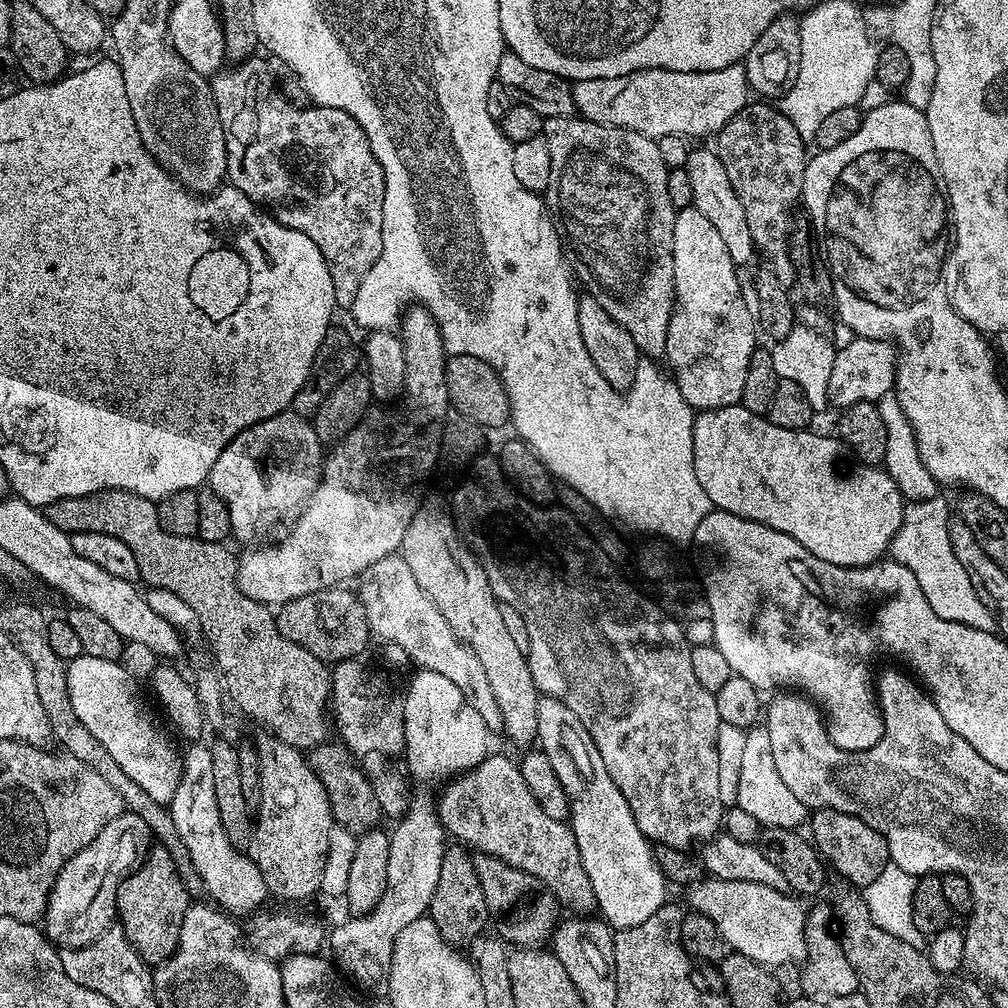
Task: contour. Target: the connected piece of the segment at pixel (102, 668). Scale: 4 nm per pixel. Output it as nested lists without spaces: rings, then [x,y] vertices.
[[[79,656],[67,661],[68,689],[74,714],[82,718],[82,726],[110,750],[114,762],[154,798],[154,802],[171,805],[174,790],[180,781],[181,753],[176,752],[168,736],[152,721],[142,697],[136,693],[137,681],[133,680],[119,662],[93,656]]]

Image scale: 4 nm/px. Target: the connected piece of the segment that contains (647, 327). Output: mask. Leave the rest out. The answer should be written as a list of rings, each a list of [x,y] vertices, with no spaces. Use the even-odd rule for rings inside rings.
[[[567,116],[566,118],[550,118],[544,122],[542,133],[546,138],[546,146],[550,146],[550,186],[546,193],[546,203],[548,211],[566,245],[567,251],[576,255],[576,260],[580,263],[580,268],[592,279],[595,289],[596,301],[630,334],[630,338],[636,343],[636,347],[648,358],[663,357],[664,347],[666,346],[666,330],[672,317],[674,307],[674,218],[678,209],[670,202],[670,193],[666,190],[666,178],[670,171],[664,164],[658,152],[656,140],[651,136],[643,136],[634,130],[622,130],[614,126],[602,126],[598,122],[590,122],[583,116]]]

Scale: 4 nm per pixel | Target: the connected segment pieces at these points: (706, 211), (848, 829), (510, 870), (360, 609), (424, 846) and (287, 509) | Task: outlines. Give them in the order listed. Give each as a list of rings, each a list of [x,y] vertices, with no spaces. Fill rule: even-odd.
[[[693,147],[683,167],[686,174],[690,174],[690,191],[694,193],[692,207],[698,209],[712,223],[714,230],[718,230],[732,261],[738,266],[750,263],[752,256],[757,255],[754,238],[750,238],[750,226],[746,226],[742,202],[738,202],[738,194],[734,194],[734,186],[730,186],[730,177],[726,175],[726,166],[722,166],[716,151],[711,147]]]
[[[817,808],[811,813],[811,824],[810,839],[817,852],[824,857],[825,865],[857,889],[868,888],[870,882],[874,882],[874,878],[878,878],[878,874],[882,874],[890,863],[886,838],[882,838],[874,826],[866,826],[862,818],[854,818],[854,814],[842,814],[842,810],[833,808]]]
[[[475,853],[472,862],[483,897],[486,898],[489,915],[494,918],[497,915],[501,919],[497,932],[499,937],[509,945],[516,944],[512,946],[518,948],[541,947],[551,937],[560,920],[560,903],[554,893],[540,879],[493,855]]]
[[[348,586],[323,588],[314,594],[302,594],[290,602],[279,605],[275,613],[278,630],[290,642],[310,650],[314,658],[323,660],[329,666],[335,666],[341,660],[354,660],[363,657],[370,641],[370,629],[366,622],[366,610],[359,595]]]
[[[413,799],[395,826],[397,828],[391,829],[388,838],[390,863],[386,865],[386,894],[378,898],[378,906],[374,906],[368,915],[347,918],[326,936],[327,947],[332,947],[330,956],[335,967],[353,985],[356,983],[364,992],[373,992],[371,995],[376,998],[388,995],[390,966],[398,934],[402,934],[410,922],[428,912],[434,898],[434,886],[438,886],[438,873],[442,871],[446,847],[446,833],[431,799]]]
[[[285,410],[278,416],[271,416],[270,422],[263,420],[254,425],[254,430],[246,429],[246,434],[239,433],[229,442],[229,446],[240,448],[240,454],[254,464],[258,470],[264,494],[256,502],[248,502],[246,494],[232,494],[232,502],[224,503],[230,514],[232,536],[240,540],[256,540],[264,536],[279,520],[287,516],[295,517],[308,503],[314,490],[320,485],[320,474],[324,470],[325,445],[320,443],[318,434],[305,417]],[[302,432],[314,434],[314,442],[308,442]],[[246,504],[246,510],[244,510]]]

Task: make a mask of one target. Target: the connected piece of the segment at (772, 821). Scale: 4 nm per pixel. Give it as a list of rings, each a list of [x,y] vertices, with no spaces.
[[[756,724],[747,731],[736,804],[754,816],[763,827],[794,830],[801,827],[803,821],[807,821],[808,809],[805,804],[798,801],[798,798],[787,789],[786,782],[779,777],[767,725]]]

